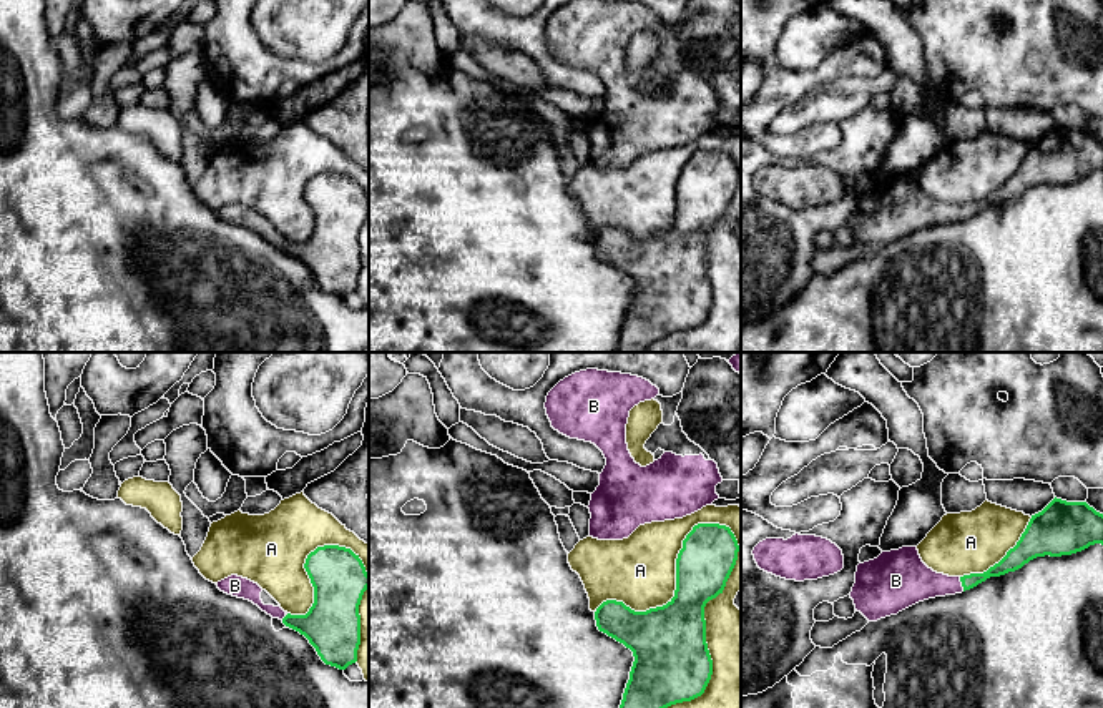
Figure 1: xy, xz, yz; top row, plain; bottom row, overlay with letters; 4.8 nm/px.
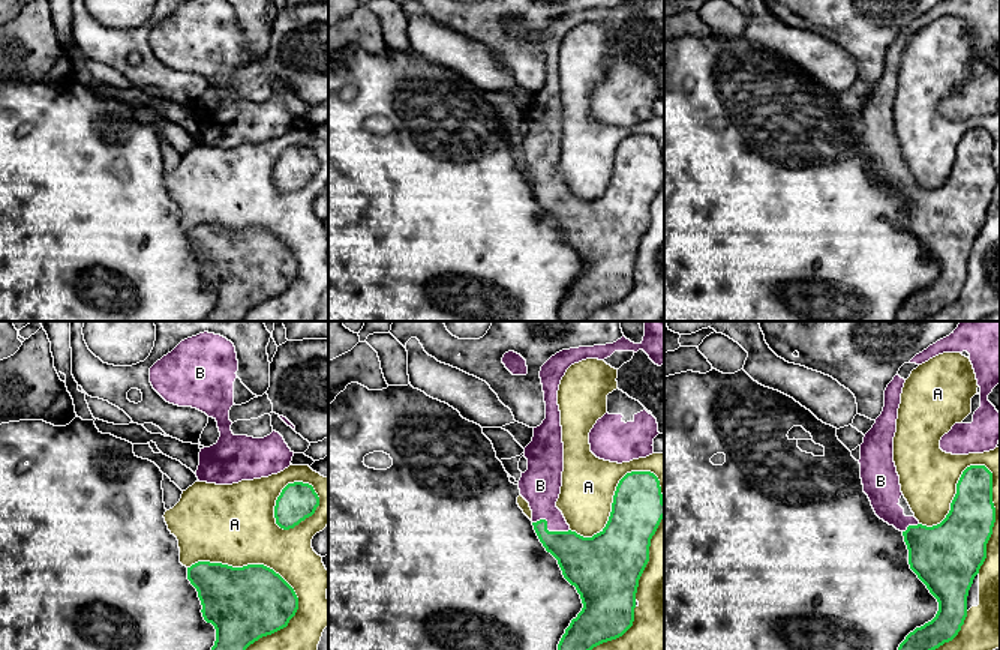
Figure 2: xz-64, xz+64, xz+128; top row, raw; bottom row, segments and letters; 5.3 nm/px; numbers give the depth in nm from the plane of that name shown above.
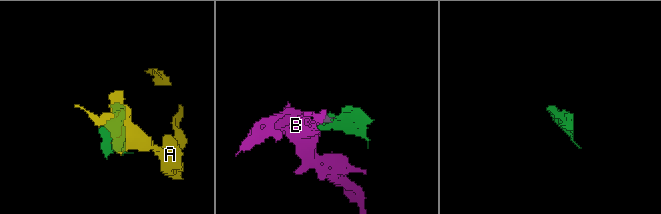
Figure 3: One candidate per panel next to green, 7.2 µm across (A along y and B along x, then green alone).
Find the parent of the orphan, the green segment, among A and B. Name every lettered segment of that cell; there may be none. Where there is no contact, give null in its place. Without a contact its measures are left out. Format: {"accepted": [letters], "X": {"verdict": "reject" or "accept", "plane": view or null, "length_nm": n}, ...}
{"accepted": ["B"], "A": {"verdict": "reject", "plane": "xz", "length_nm": 1050}, "B": {"verdict": "accept", "plane": "yz", "length_nm": 80}}

